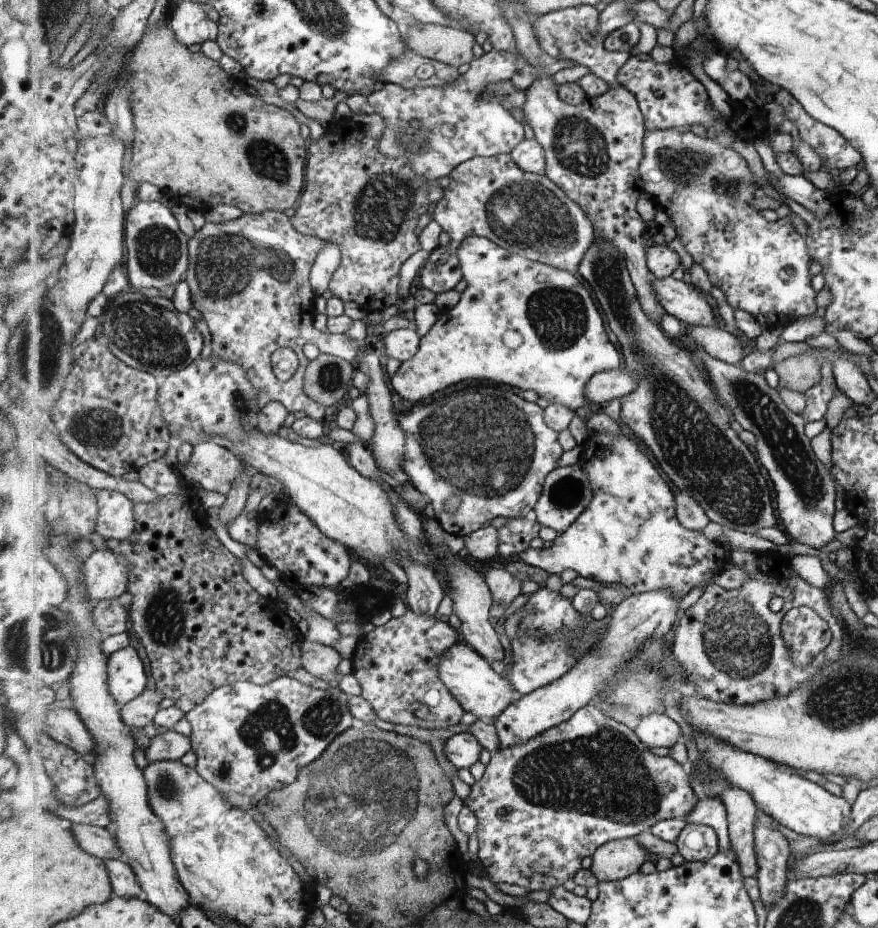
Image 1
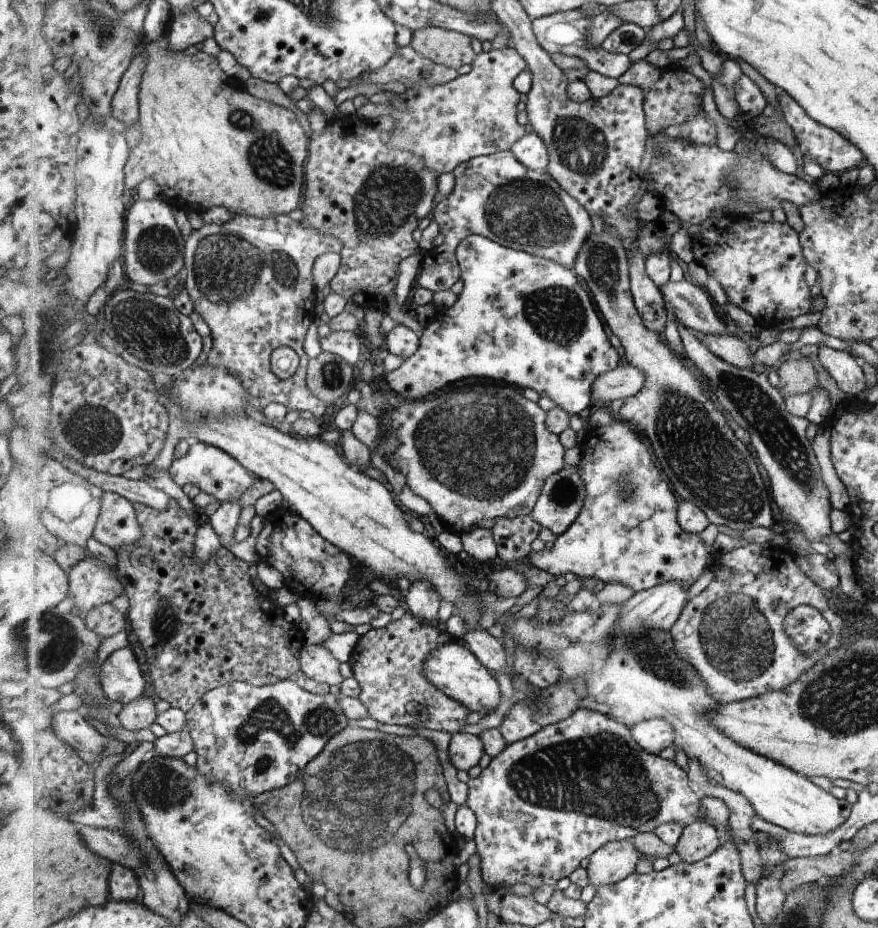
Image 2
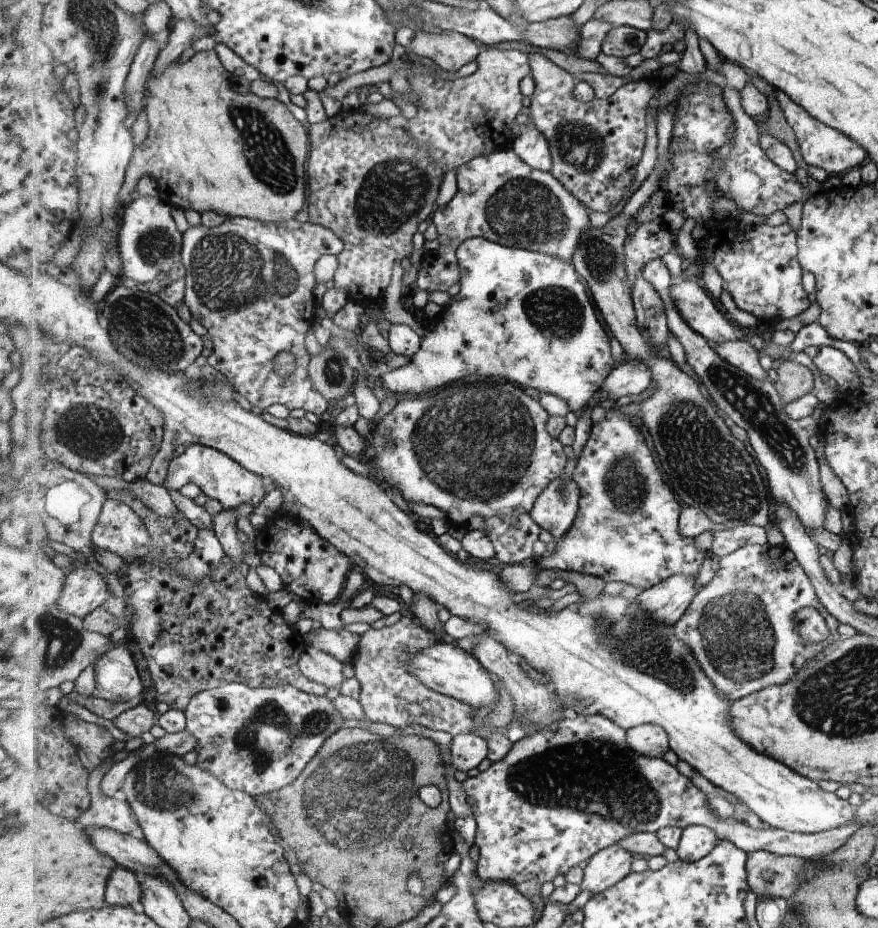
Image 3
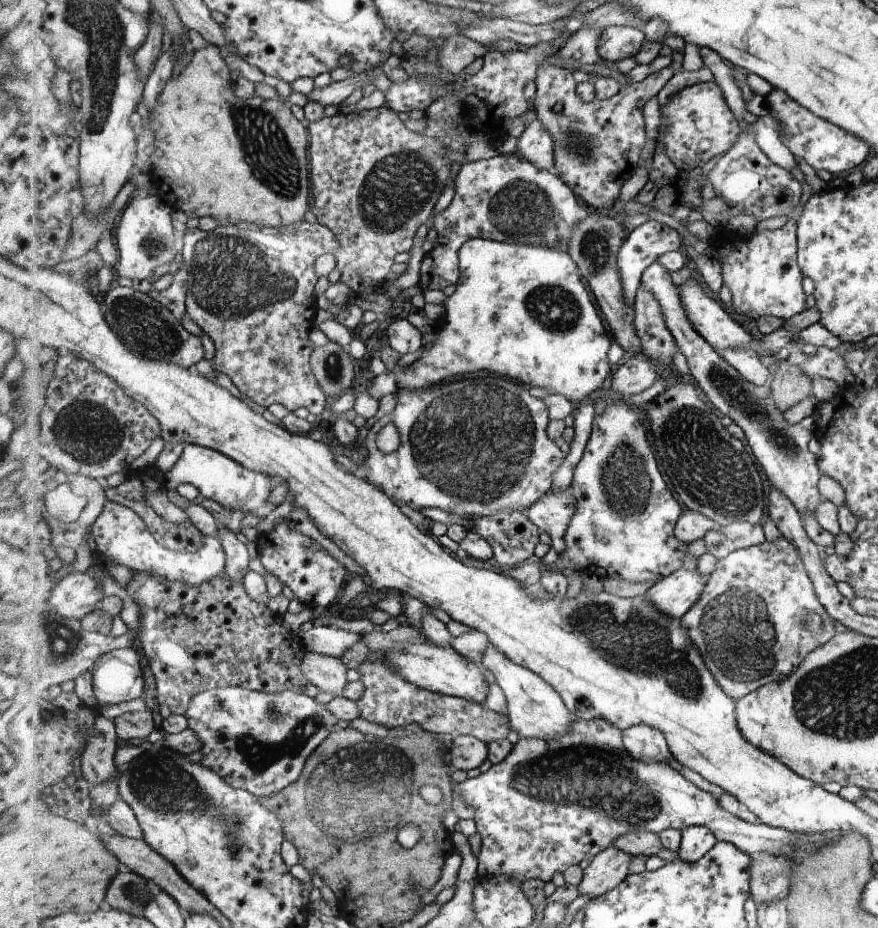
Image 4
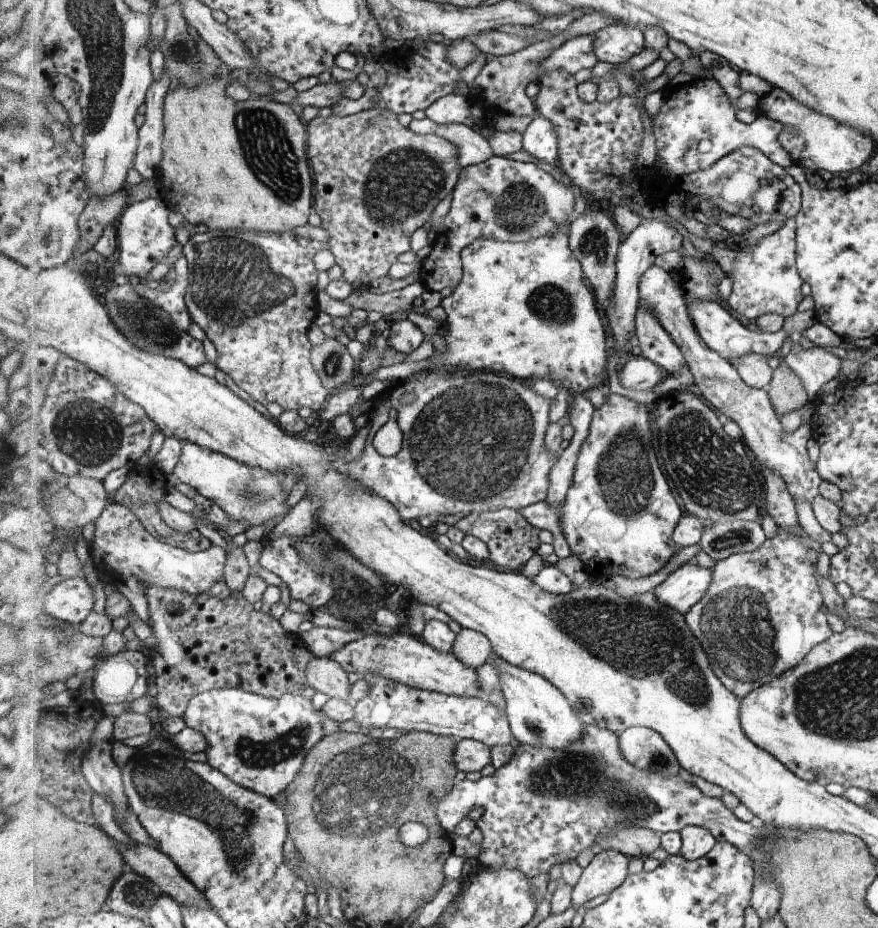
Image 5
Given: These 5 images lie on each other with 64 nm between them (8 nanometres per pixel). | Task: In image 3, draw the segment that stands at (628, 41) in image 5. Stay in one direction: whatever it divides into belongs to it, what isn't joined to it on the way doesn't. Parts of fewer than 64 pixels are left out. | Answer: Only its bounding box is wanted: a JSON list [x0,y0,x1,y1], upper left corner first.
[602,25,647,58]

